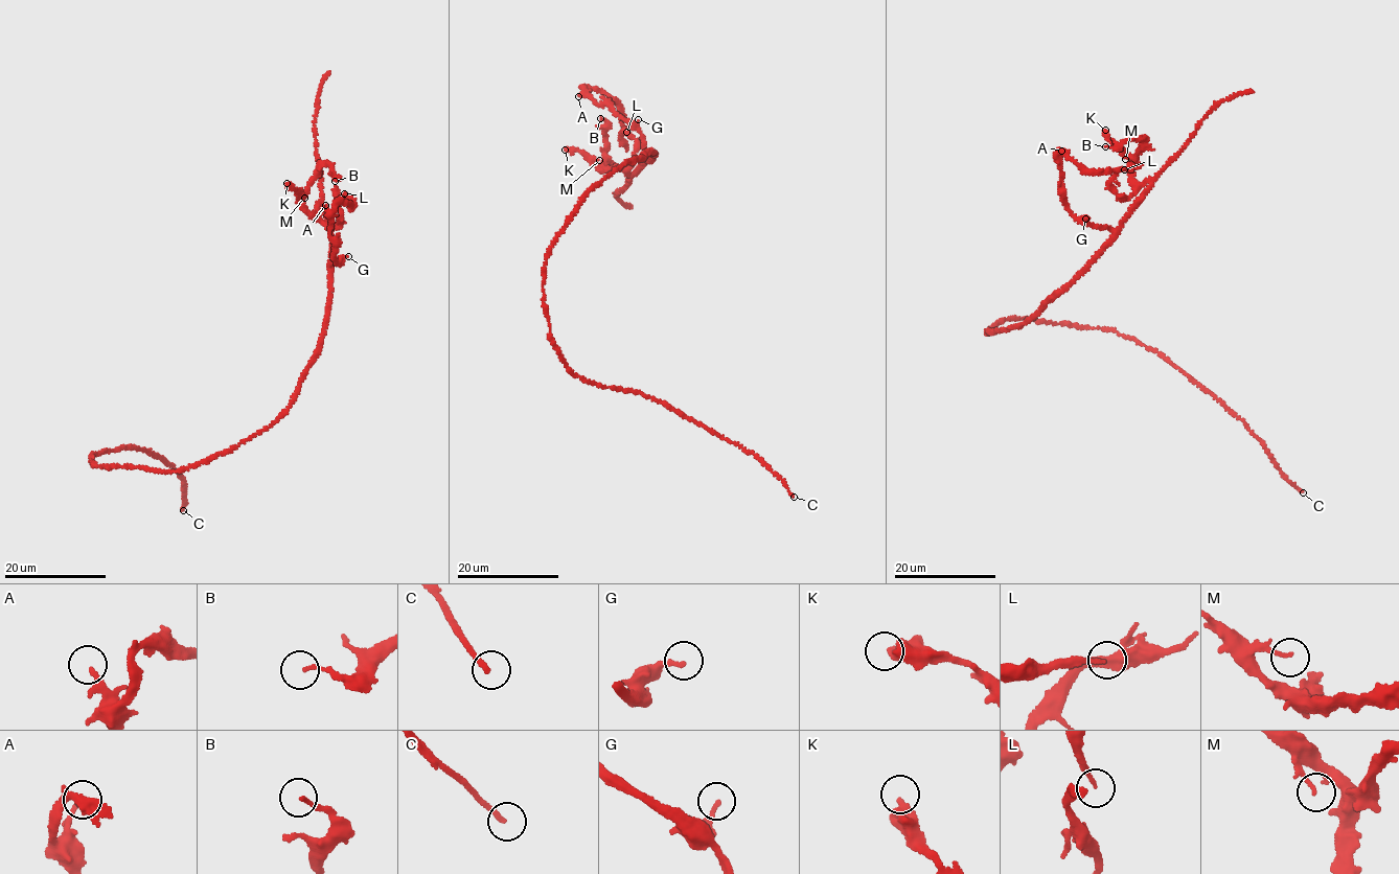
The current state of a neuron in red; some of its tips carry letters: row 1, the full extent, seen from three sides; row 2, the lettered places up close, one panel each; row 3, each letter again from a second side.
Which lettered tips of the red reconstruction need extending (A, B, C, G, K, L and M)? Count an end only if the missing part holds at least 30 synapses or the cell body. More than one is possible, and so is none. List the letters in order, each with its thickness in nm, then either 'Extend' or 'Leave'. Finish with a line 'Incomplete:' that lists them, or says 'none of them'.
A: Thickness 190 nm. Leave
B: Thickness 130 nm. Leave
C: Thickness 200 nm. Leave
G: Thickness 170 nm. Leave
K: Thickness 480 nm. Leave
L: Thickness 140 nm. Leave
M: Thickness 160 nm. Leave
Incomplete: none of them

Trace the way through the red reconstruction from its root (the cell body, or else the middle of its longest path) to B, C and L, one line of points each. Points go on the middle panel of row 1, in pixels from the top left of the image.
B: (581, 201), (619, 167), (648, 150), (654, 154), (632, 174), (600, 167), (608, 125), (600, 118)
C: (581, 201), (545, 266), (545, 313), (566, 368), (605, 387), (655, 398), (737, 443), (794, 497)
L: (581, 201), (619, 167), (648, 150), (654, 154), (647, 158), (641, 132), (582, 86), (617, 104), (626, 132)

